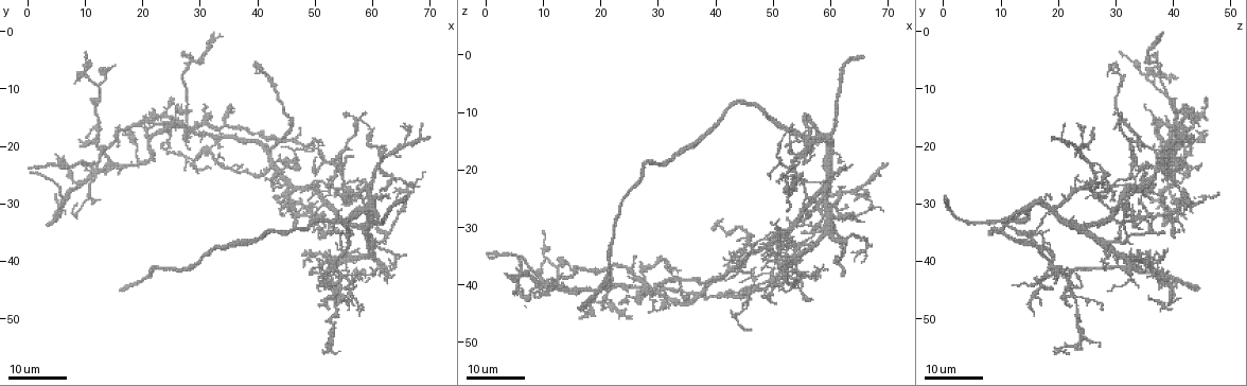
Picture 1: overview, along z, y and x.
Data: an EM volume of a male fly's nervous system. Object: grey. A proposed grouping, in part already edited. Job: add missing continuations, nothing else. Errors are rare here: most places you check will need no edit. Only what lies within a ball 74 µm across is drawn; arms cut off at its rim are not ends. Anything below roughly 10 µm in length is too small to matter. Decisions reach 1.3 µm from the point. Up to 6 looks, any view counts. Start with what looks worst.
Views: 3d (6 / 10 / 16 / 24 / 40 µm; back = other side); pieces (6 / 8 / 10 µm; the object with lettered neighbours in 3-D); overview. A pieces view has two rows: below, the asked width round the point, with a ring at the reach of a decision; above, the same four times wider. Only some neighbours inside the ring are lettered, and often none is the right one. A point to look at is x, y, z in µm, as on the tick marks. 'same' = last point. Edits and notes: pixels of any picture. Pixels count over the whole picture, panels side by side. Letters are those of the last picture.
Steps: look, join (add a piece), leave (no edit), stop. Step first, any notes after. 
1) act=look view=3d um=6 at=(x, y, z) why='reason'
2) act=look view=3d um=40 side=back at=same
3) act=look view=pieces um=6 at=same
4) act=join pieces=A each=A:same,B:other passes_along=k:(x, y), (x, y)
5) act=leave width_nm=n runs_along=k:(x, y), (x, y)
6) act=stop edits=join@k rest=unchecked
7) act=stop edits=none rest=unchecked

act=look view=3d um=16 at=(25.0, 11.5, 45.0) why='free end'

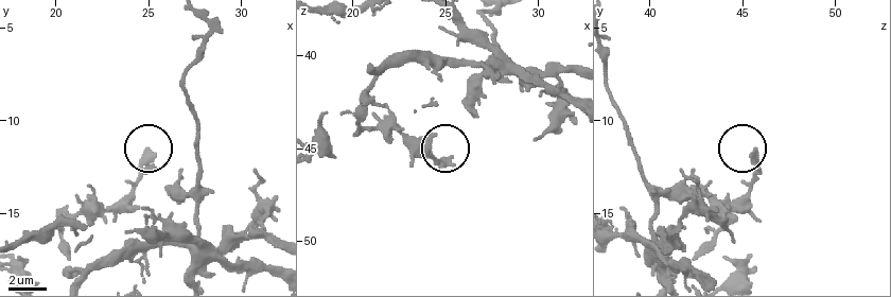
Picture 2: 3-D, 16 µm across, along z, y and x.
act=look view=pieces um=8 at=(25.2, 11.9, 45.5)

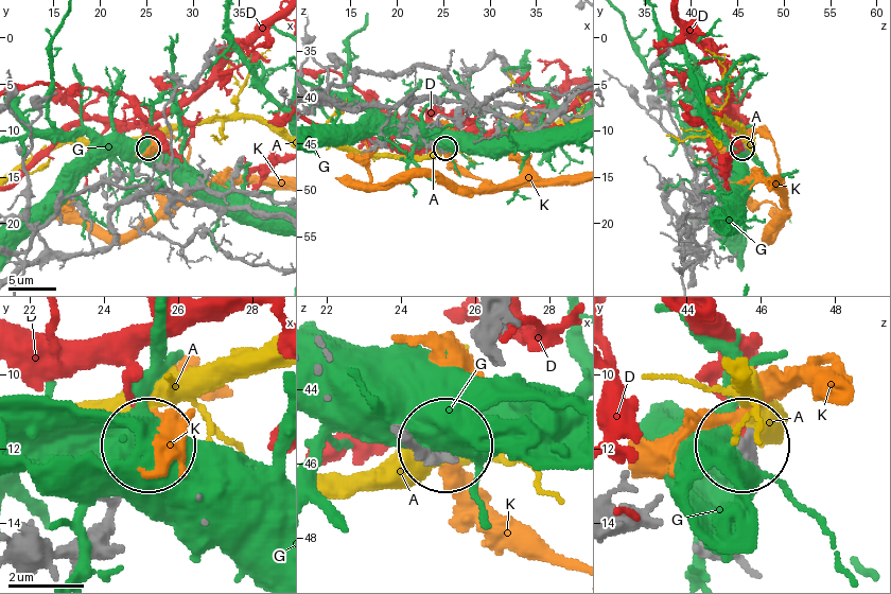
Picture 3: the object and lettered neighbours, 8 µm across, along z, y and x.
act=leave each=A:other,D:other,G:other,K:other found='no lettered piece goes on from it'

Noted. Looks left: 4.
act=look view=3d um=24 at=(46.0, 27.5, 47.5)

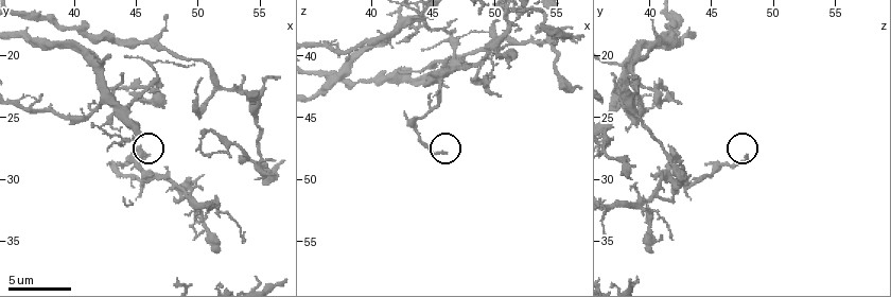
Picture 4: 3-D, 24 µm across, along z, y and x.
act=look view=pieces um=10 at=(46.0, 27.8, 47.8) why='what lies round it'

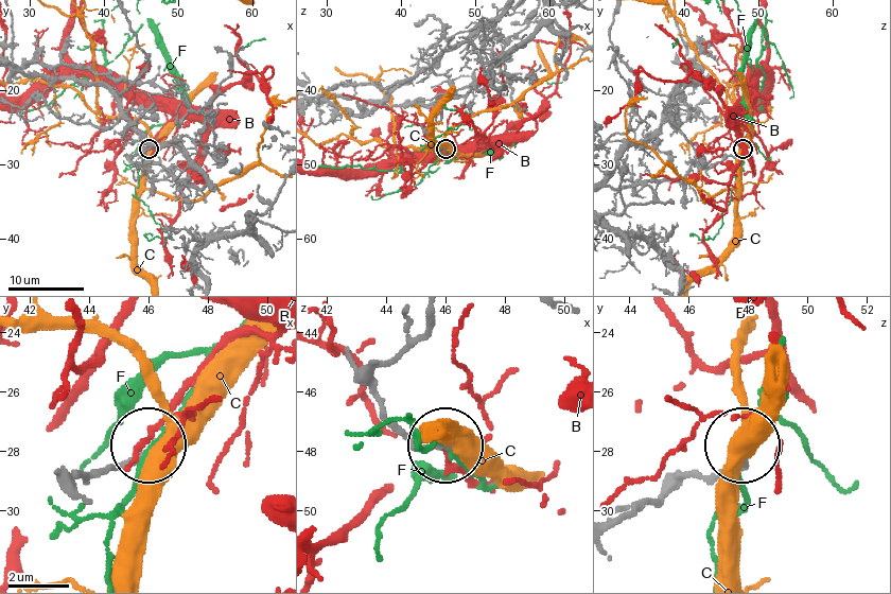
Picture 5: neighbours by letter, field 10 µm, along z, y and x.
act=leave each=B:other,C:other,F:other runs_along=5:(79, 483), (79, 475), (101, 475), (144, 454) found='no lettered piece goes on from it'

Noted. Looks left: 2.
act=look view=pieces um=8 at=(54.8, 30.0, 38.6)

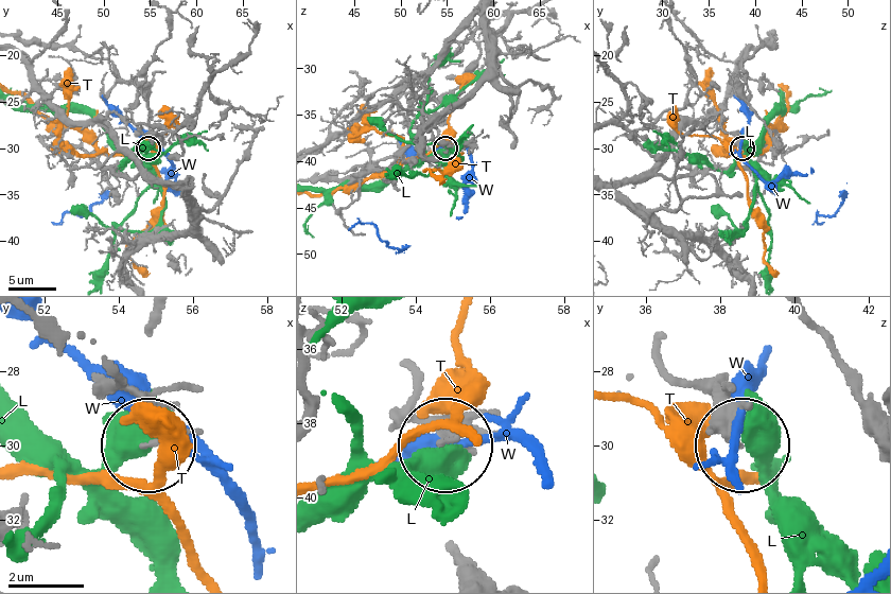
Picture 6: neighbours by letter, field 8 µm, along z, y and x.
act=leave each=L:other,T:other,W:other found='no lettered piece goes on from it'

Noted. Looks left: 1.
act=stop edits=none rest=unchecked

